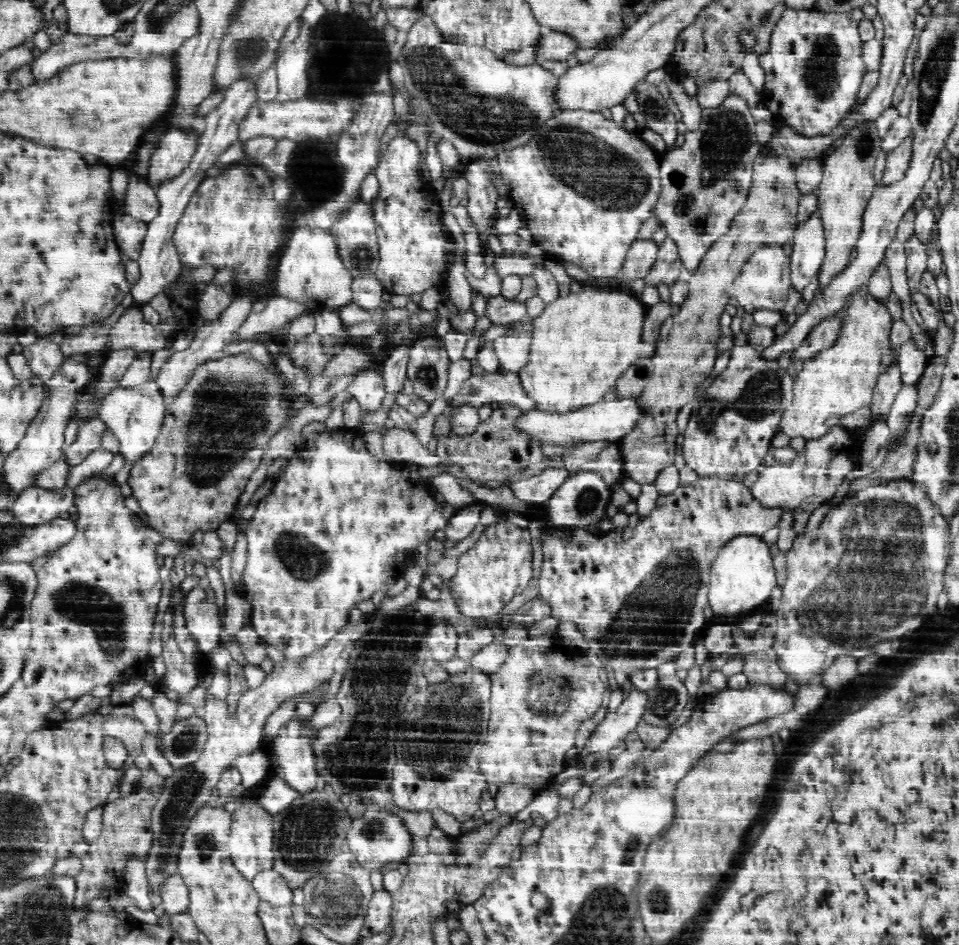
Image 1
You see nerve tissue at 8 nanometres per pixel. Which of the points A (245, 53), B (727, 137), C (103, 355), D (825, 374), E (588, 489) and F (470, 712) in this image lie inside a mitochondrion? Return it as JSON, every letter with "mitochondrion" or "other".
{"A":"mitochondrion","B":"mitochondrion","C":"other","D":"other","E":"mitochondrion","F":"mitochondrion"}

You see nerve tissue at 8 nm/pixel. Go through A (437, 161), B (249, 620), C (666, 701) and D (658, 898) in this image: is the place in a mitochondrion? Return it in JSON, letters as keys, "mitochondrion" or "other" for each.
{"A":"other","B":"other","C":"mitochondrion","D":"mitochondrion"}

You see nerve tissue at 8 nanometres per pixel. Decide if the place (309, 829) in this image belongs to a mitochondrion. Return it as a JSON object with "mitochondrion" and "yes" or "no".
{"mitochondrion":"yes"}

